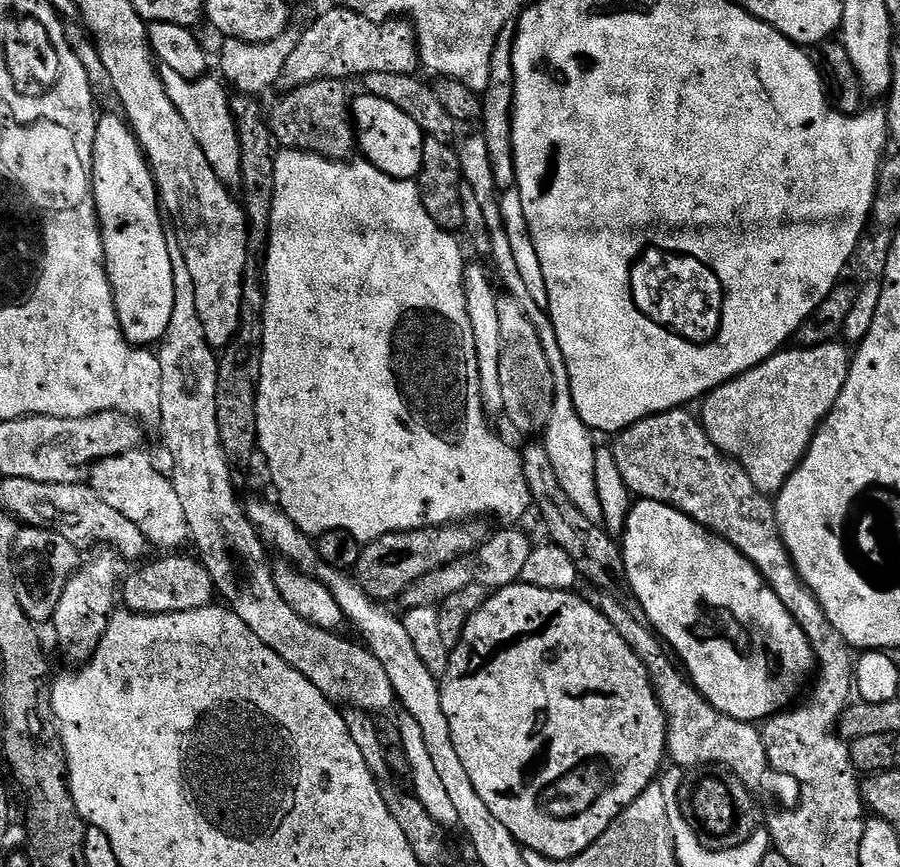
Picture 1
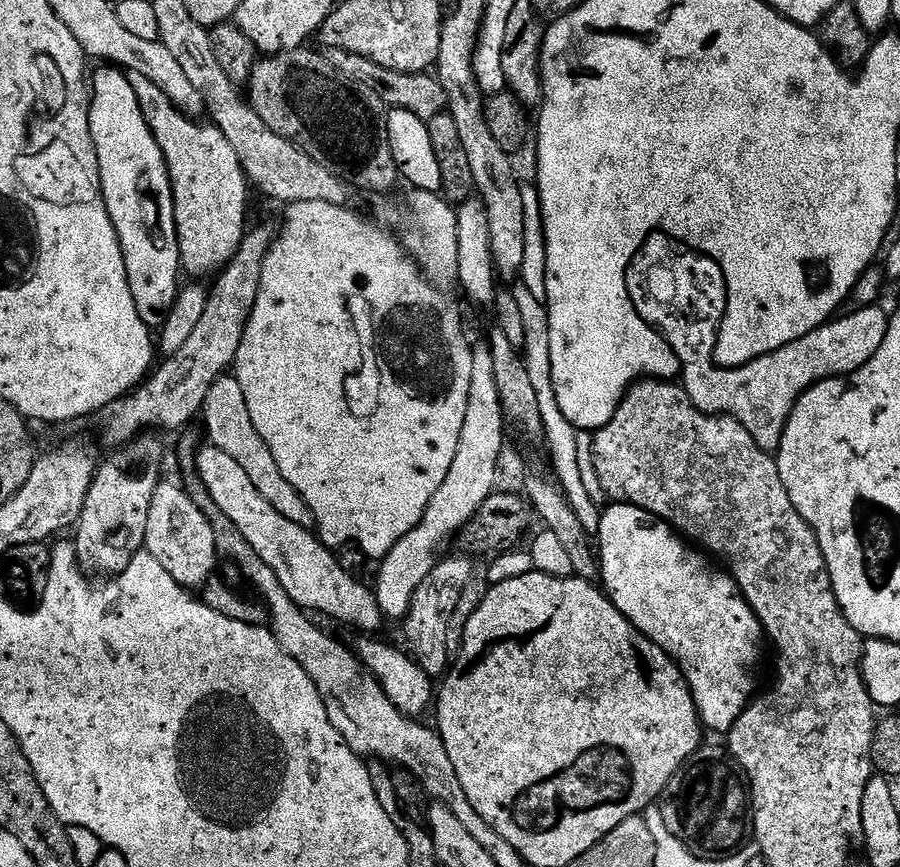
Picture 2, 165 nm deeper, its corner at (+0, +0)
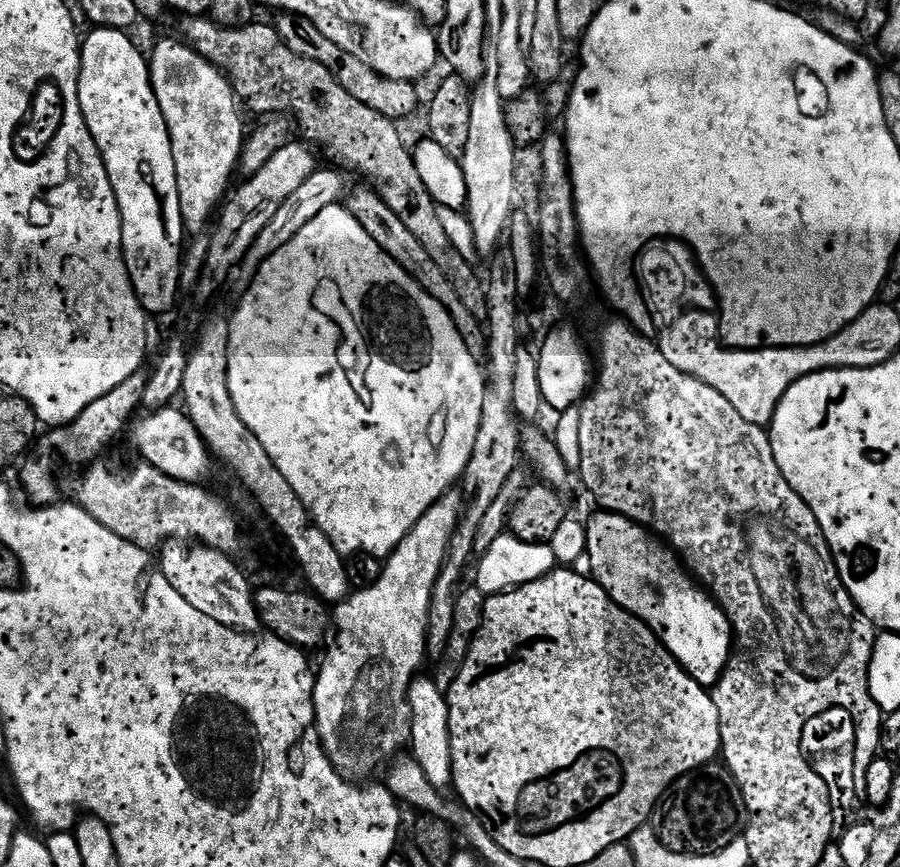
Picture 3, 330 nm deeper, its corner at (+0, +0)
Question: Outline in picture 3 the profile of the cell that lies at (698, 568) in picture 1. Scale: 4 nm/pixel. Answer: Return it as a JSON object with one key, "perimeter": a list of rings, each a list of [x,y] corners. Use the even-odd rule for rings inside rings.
{"perimeter":[[[600,510],[597,513],[586,524],[586,560],[592,563],[590,572],[596,583],[604,587],[619,608],[638,617],[703,688],[715,688],[734,651],[728,615],[659,539],[653,538],[633,520],[617,516],[615,512]]]}

